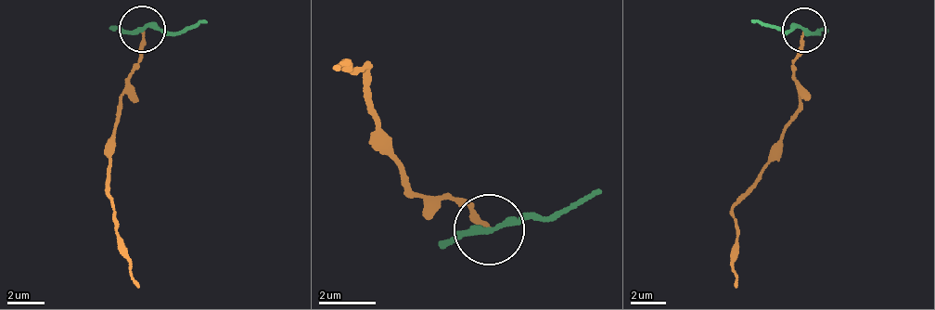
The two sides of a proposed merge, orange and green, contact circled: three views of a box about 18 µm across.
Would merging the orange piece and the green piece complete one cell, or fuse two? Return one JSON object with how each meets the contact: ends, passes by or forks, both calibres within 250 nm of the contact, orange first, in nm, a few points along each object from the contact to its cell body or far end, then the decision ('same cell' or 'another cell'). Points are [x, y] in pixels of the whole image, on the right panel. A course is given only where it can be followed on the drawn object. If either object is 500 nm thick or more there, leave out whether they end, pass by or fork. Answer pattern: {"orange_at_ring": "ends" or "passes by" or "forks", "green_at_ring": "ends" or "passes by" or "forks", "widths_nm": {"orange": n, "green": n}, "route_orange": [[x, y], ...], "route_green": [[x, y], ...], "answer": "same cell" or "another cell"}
{"orange_at_ring": "ends", "green_at_ring": "passes by", "widths_nm": {"orange": 150, "green": 220}, "route_orange": [[804, 32], [795, 65], [797, 119], [753, 191], [730, 207], [737, 254], [732, 265], [737, 286]], "route_green": [[804, 28], [778, 31], [752, 22]], "answer": "another cell"}

